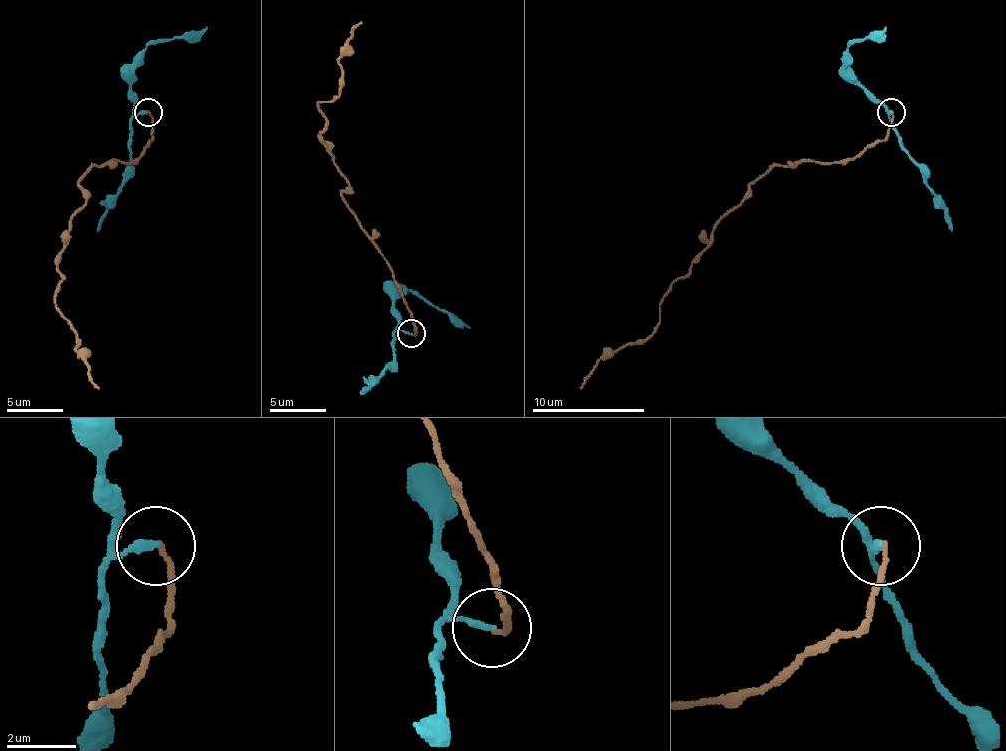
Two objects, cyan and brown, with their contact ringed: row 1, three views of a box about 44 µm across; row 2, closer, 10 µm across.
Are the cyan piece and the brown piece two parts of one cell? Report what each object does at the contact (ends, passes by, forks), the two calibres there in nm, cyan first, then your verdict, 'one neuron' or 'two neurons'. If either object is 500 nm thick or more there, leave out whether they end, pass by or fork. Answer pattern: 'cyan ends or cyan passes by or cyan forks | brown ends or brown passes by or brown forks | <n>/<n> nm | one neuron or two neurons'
cyan ends | brown ends | 200/130 nm | two neurons

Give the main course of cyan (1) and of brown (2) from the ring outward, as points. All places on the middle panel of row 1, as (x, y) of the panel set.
1: (410, 334), (399, 328), (393, 300), (396, 289), (415, 295), (458, 317), (469, 328)
2: (410, 334), (393, 269), (342, 196), (348, 182), (320, 132), (317, 104), (340, 92), (342, 47), (362, 22)

